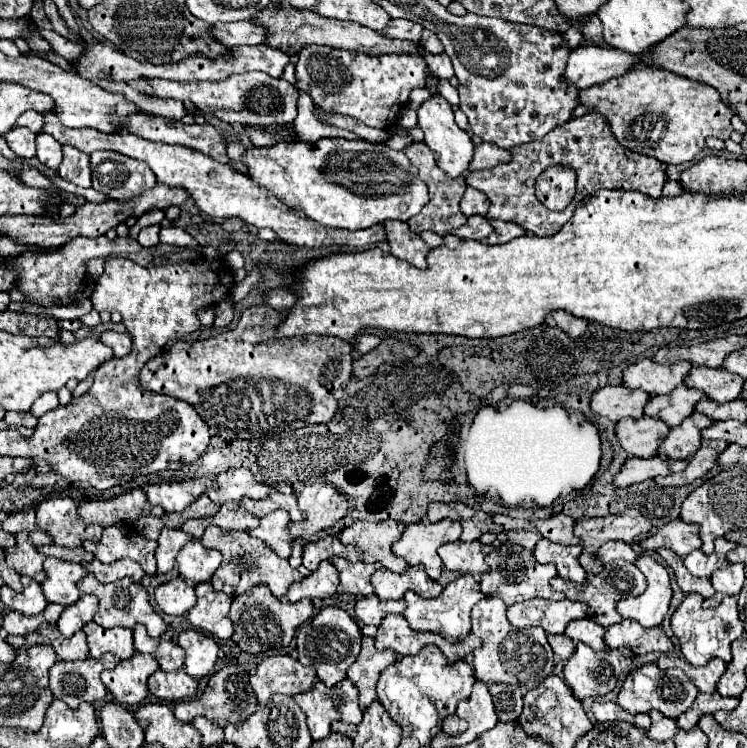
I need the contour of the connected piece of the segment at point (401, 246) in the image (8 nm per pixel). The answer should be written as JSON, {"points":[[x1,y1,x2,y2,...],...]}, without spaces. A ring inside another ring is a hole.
{"points":[[384,223,388,243,392,249,392,255,398,259,404,259,420,269,426,269,426,255,430,253,430,247,422,241,420,235,414,235,406,223]]}

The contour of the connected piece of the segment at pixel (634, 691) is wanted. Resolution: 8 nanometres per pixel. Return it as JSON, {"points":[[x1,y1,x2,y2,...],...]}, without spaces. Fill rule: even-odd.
{"points":[[648,663,648,665,642,665,626,675,624,685,618,693,618,705,630,713,648,713,652,709,658,709,666,717,678,719,678,715,682,715,684,711,688,711,692,707,696,695,698,695,698,689,686,677,684,671,680,671,680,669,662,671,662,669,658,669,658,665]]}

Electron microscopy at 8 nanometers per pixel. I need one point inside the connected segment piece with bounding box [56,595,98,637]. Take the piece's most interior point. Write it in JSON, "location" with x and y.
{"location":[74,617]}

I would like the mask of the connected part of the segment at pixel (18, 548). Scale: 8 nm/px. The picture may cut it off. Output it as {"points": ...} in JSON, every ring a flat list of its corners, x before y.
{"points":[[18,533,16,541,18,543,12,549,6,549,6,563,20,575,28,575,42,583,46,579,46,571,42,567,46,557,36,551,36,547,28,539,28,533]]}

